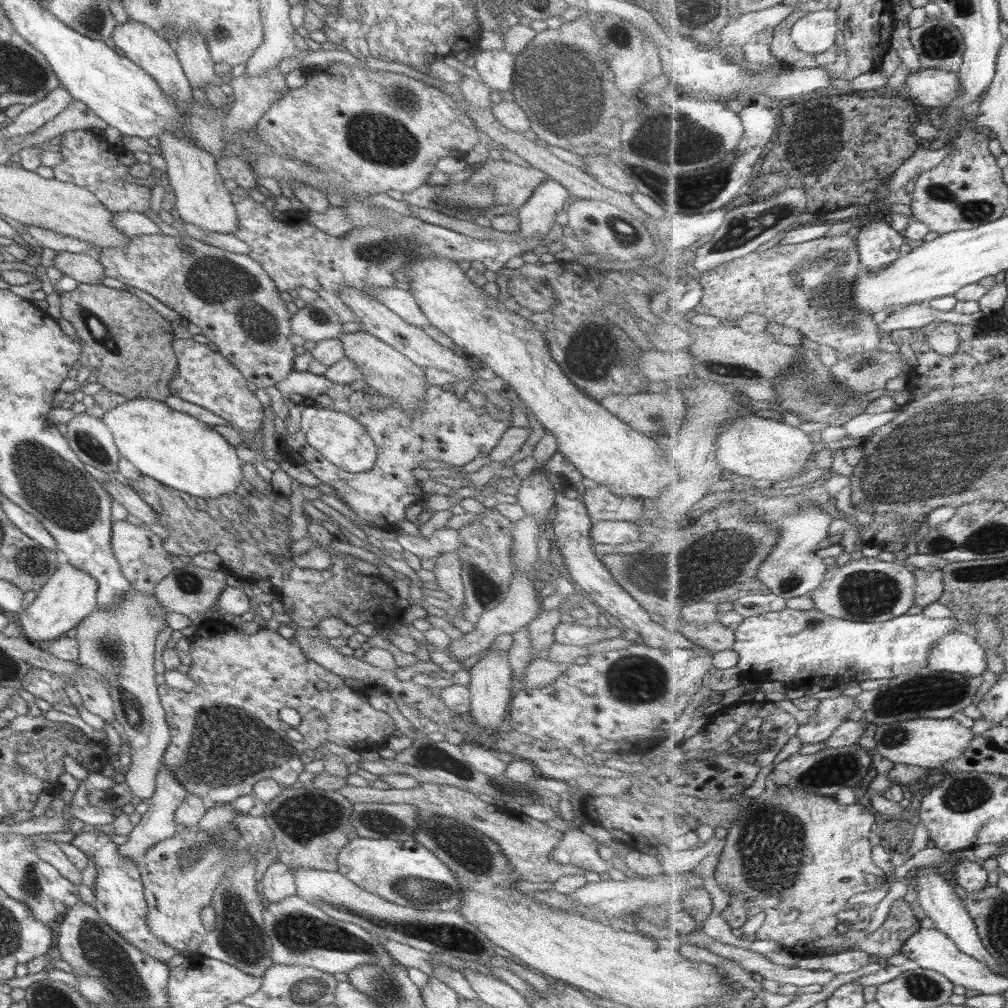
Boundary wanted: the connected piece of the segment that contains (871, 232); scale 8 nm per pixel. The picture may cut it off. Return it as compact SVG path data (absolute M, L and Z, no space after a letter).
M883 219L861 227L856 243L860 262L866 271L884 270L901 257L901 246L908 238Z

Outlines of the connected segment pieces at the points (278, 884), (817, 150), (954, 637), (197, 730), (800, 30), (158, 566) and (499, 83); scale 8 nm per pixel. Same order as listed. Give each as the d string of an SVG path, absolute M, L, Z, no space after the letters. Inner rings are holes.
M271 863L260 876L260 895L267 902L274 903L294 894L294 870L283 863Z
M841 91L841 92L823 92L821 98L800 98L789 102L789 106L783 109L781 114L781 123L779 124L778 133L771 140L768 145L766 152L763 155L758 167L756 177L769 176L773 171L782 172L788 184L782 188L782 190L788 189L789 187L805 189L809 195L808 212L814 213L817 216L821 216L824 213L833 212L839 208L847 208L847 206L858 205L869 205L873 200L881 199L886 196L889 192L888 186L890 186L890 180L894 177L897 169L900 168L904 162L907 162L911 158L916 150L920 148L923 142L912 132L913 128L922 121L919 118L919 112L917 112L917 103L909 96L889 96L889 95L876 95L863 97L857 96L853 92Z
M956 630L932 646L928 666L933 672L946 670L965 676L981 676L987 672L985 650L977 637Z
M203 620L187 640L191 659L186 675L193 682L193 688L185 692L165 683L156 687L170 737L160 764L170 766L170 773L186 792L206 800L208 805L231 804L239 796L250 795L253 783L262 778L277 781L283 788L294 786L303 770L304 764L299 759L302 749L321 750L325 742L333 742L355 753L376 752L386 747L387 739L396 730L391 717L375 710L363 690L347 687L341 677L305 658L294 637L283 638L273 629L259 629L247 635L225 627L221 621ZM283 707L298 712L299 724L293 728L301 734L302 742L293 743L286 738L285 731L290 726L277 716Z
M819 10L801 18L792 28L792 40L805 53L827 53L837 43L839 16L835 10Z
M119 520L112 522L109 540L121 574L133 590L139 590L143 594L152 592L157 582L160 582L174 569L171 555L163 548L162 540L151 530Z
M479 50L477 56L473 56L473 68L479 74L482 83L488 86L491 91L507 92L512 91L512 74L514 69L514 56L503 50Z

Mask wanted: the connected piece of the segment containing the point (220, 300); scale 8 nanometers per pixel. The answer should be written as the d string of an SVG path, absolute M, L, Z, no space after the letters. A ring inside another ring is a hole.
M160 233L129 237L124 246L101 249L96 260L107 278L115 278L125 286L151 294L155 300L177 312L187 322L199 326L208 344L242 374L247 384L253 384L255 388L269 388L294 370L293 358L300 350L288 339L292 333L292 314L285 309L286 302L279 299L274 282L265 276L265 272L249 255L223 251L183 234L176 237Z

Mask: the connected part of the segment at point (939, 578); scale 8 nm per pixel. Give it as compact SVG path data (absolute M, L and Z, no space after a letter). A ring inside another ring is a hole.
M928 566L925 568L914 568L916 574L916 602L915 606L925 608L933 602L940 602L944 594L944 572L939 567Z

